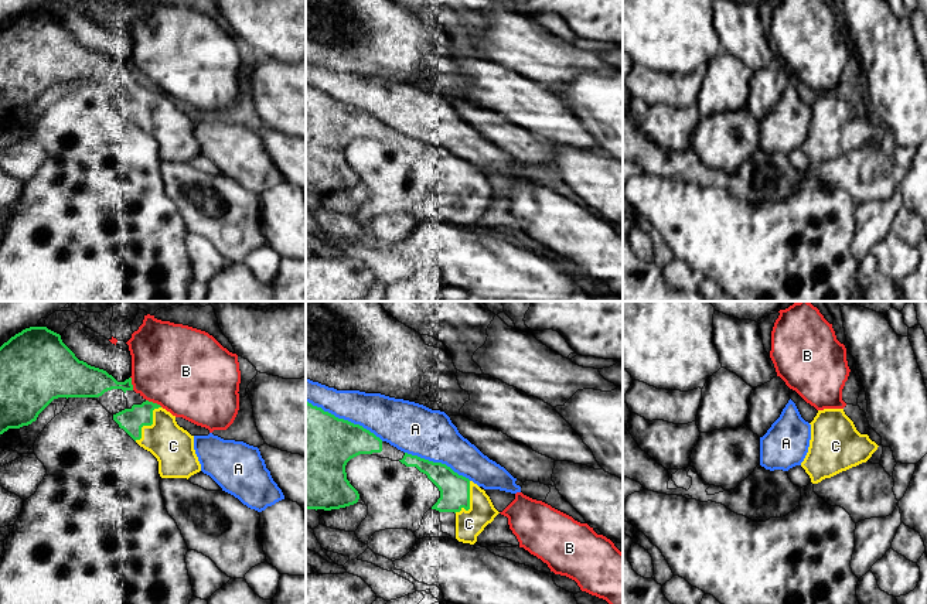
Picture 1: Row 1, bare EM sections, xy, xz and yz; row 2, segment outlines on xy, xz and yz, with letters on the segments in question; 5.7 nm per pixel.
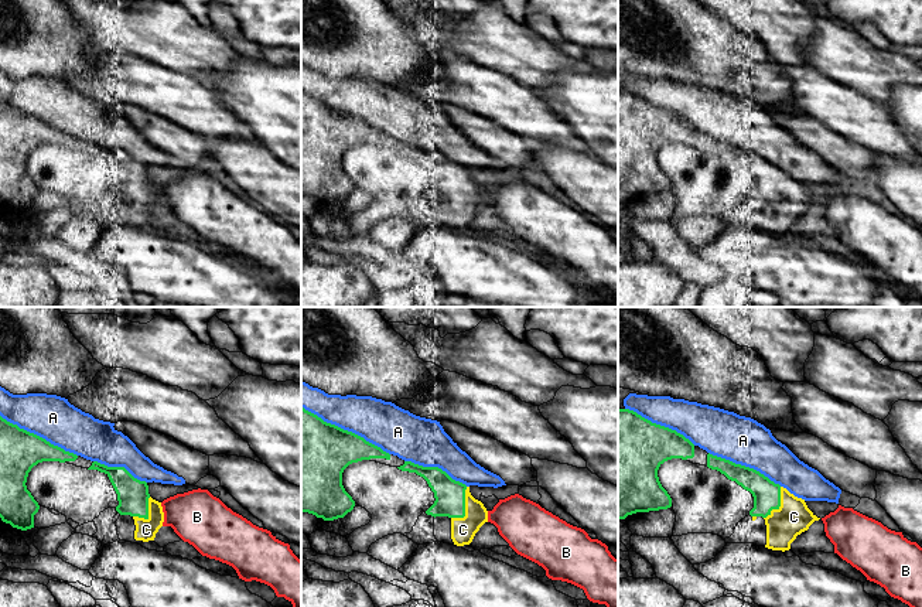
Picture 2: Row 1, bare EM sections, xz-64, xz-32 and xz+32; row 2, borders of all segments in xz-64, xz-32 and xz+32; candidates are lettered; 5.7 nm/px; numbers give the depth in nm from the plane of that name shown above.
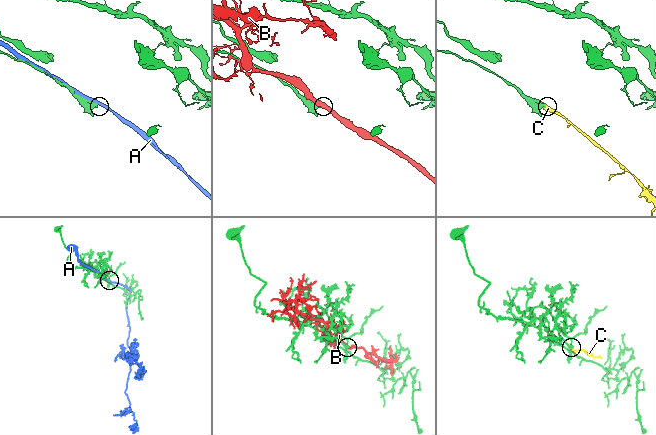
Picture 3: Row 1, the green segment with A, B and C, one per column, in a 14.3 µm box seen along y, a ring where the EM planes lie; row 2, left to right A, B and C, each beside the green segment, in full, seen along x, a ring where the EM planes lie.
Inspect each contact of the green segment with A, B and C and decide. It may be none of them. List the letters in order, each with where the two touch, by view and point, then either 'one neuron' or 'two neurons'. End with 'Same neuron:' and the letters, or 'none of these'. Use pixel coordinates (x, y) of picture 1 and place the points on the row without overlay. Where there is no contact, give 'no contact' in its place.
A: xz (343, 102) | two neurons
B: xy (154, 86) | two neurons
C: xy (149, 108) | one neuron
Same neuron: C

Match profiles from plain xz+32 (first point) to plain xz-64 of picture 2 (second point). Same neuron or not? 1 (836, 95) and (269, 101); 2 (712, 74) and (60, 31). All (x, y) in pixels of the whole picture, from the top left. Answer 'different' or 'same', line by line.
1: different
2: same

